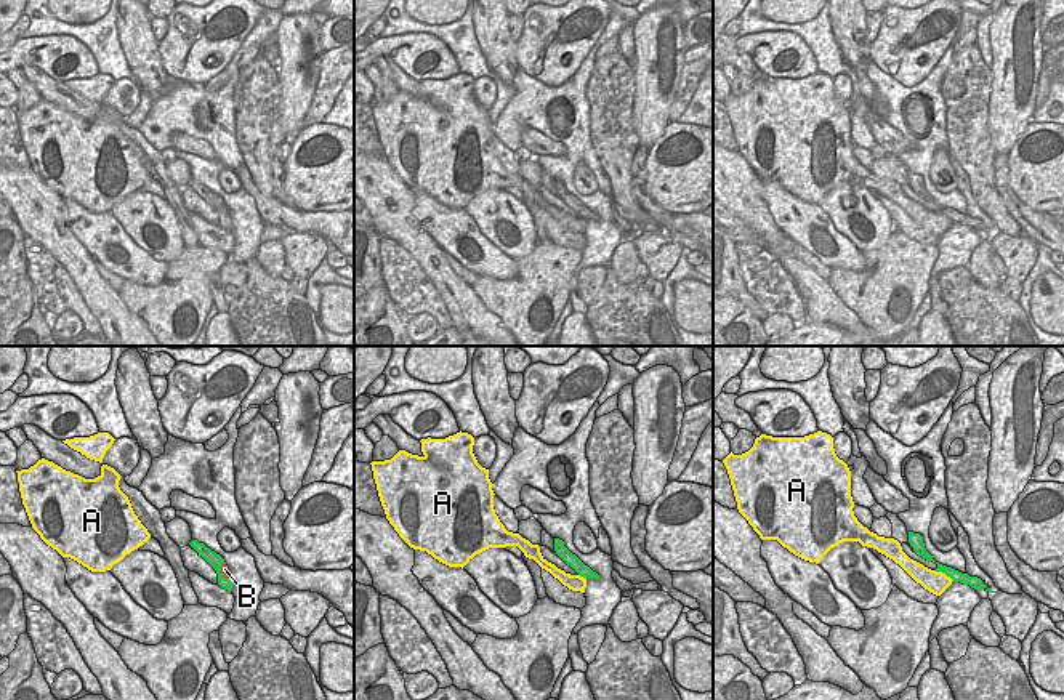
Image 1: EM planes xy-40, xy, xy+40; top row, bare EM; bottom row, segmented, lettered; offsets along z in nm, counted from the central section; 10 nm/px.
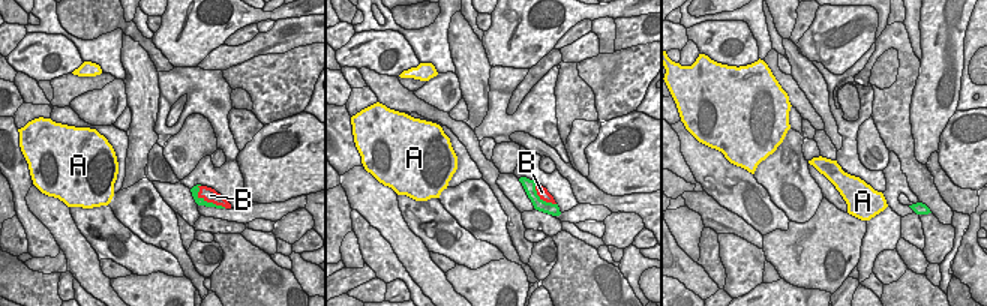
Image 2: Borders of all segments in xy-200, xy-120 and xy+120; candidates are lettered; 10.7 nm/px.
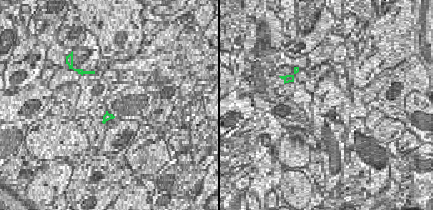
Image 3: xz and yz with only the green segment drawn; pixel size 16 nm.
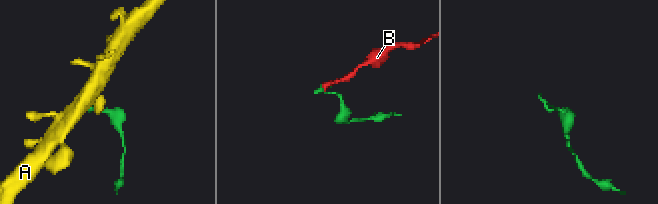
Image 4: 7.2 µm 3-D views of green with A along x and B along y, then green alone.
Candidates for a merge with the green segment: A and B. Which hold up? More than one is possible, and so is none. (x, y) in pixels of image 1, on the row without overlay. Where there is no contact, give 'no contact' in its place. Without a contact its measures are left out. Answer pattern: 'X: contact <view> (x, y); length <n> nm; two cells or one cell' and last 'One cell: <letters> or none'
A: contact xy+40 (944, 213); length 240 nm; two cells
B: contact xy-40 (220, 213); length 220 nm; two cells
One cell: none

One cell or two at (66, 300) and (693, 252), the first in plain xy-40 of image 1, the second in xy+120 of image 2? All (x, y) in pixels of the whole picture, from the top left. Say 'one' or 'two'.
two

